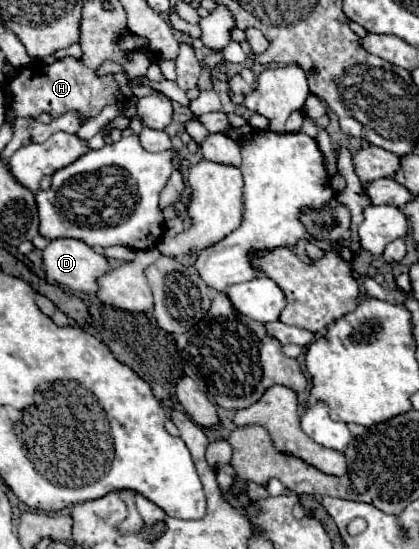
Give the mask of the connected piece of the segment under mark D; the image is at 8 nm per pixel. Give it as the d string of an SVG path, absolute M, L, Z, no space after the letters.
M54 239L46 245L46 249L42 251L42 269L46 273L46 281L54 283L54 285L60 285L62 289L68 289L68 291L82 291L82 293L96 293L98 287L96 287L96 279L100 275L104 275L110 265L106 261L106 257L88 247L84 241L78 241L78 239Z

